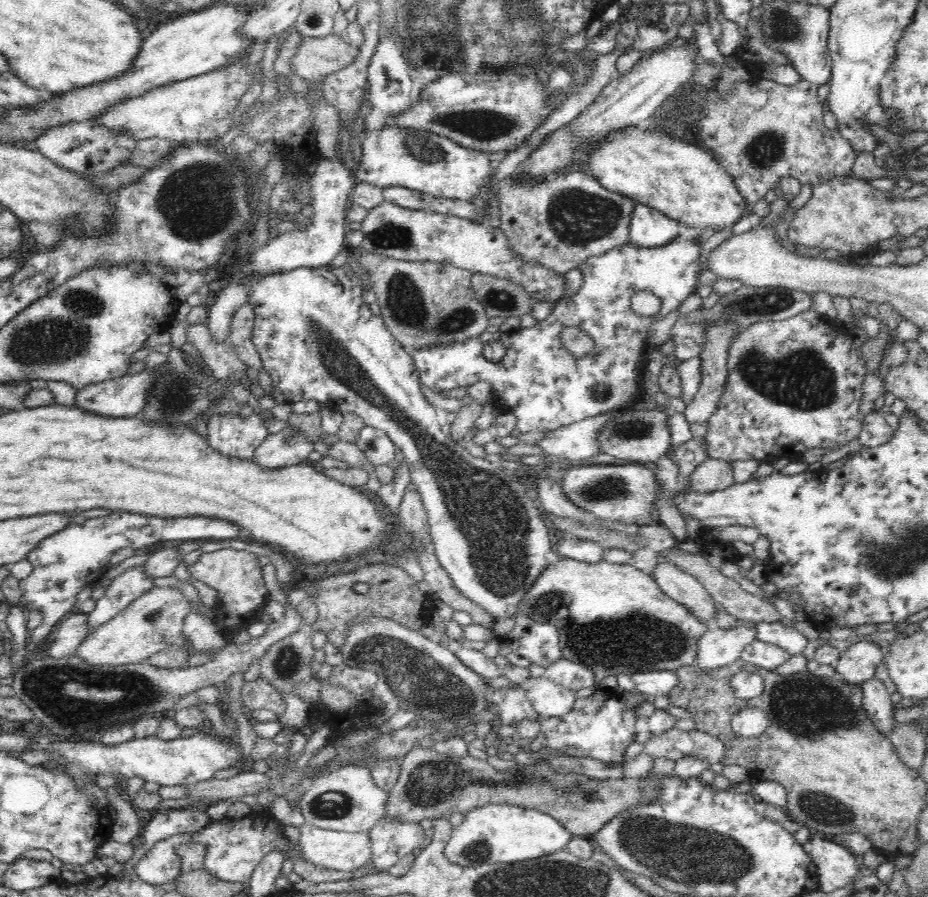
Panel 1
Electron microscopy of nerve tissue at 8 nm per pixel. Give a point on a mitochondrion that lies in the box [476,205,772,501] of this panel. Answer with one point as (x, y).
(630, 428)

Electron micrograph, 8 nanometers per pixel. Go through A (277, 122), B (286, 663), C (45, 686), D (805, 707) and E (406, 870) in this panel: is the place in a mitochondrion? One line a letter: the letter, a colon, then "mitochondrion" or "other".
A: mitochondrion
B: mitochondrion
C: mitochondrion
D: mitochondrion
E: other

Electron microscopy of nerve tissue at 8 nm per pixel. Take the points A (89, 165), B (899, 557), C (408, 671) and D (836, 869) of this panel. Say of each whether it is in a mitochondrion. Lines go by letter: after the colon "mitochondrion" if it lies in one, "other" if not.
A: other
B: mitochondrion
C: mitochondrion
D: other

